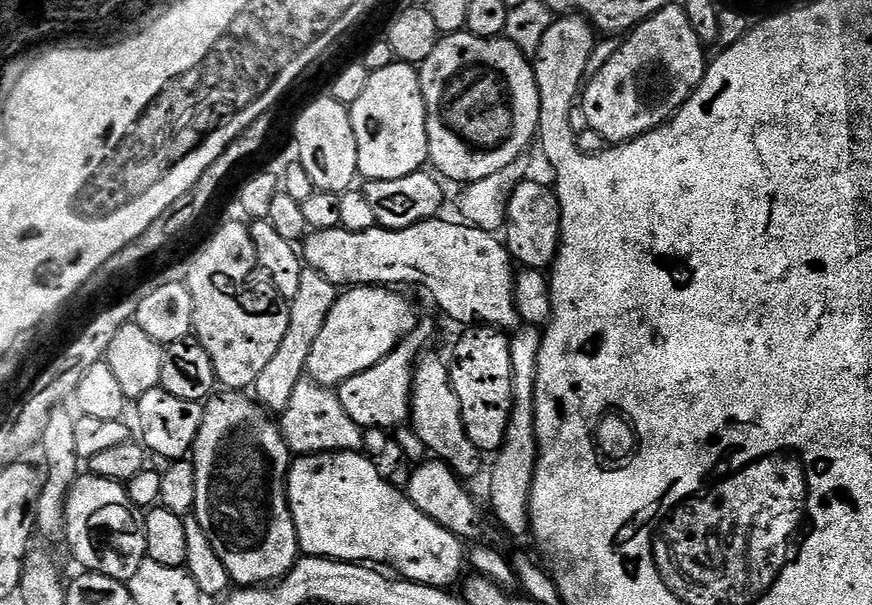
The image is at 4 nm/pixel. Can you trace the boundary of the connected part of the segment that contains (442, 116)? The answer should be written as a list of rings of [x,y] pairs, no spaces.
[[[467,30],[454,32],[436,41],[430,58],[419,65],[418,71],[422,98],[426,102],[428,159],[445,181],[457,180],[460,186],[467,186],[475,180],[490,178],[490,174],[498,174],[502,166],[510,166],[510,162],[521,159],[528,143],[537,139],[540,106],[533,65],[511,41],[478,38]]]

